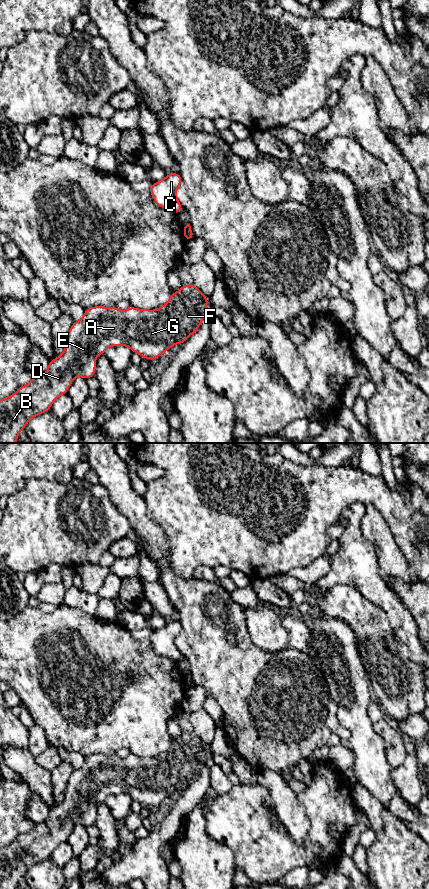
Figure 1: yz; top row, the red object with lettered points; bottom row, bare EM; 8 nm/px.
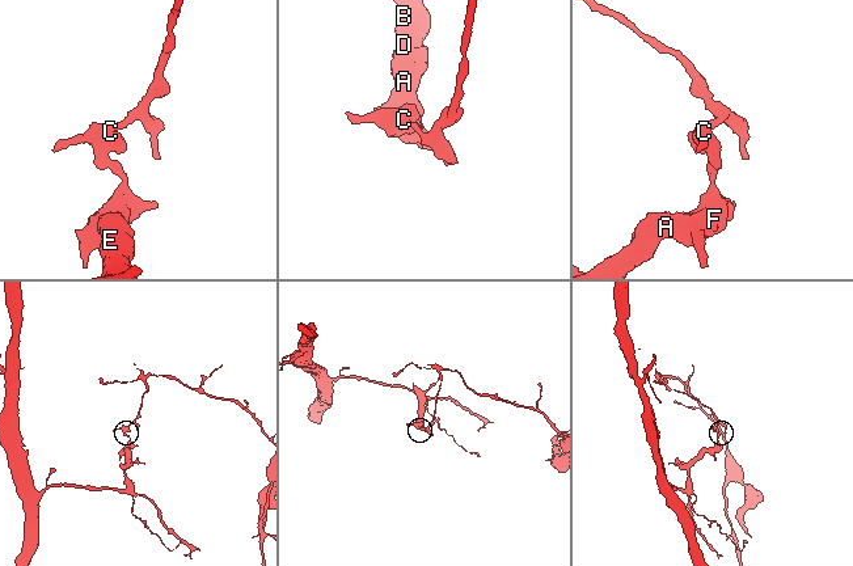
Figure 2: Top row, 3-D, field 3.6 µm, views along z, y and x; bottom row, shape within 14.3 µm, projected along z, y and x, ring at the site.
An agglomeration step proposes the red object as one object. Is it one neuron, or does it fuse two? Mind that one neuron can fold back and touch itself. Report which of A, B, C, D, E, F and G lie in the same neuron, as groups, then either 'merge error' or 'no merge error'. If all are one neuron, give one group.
groups A B D E F G / C; merge error

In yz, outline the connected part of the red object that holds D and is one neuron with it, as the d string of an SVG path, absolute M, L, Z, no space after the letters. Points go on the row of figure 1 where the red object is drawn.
M193 283L181 285L176 293L171 292L169 301L155 310L137 309L130 306L125 311L114 307L93 306L85 309L80 321L73 321L66 339L65 350L54 360L48 362L47 370L42 375L34 375L33 380L7 398L0 399L0 443L15 443L22 429L35 416L50 411L53 402L67 391L78 376L88 380L95 376L96 358L105 354L111 346L128 346L133 353L138 353L147 360L156 359L175 344L183 344L201 325L207 311L208 297Z

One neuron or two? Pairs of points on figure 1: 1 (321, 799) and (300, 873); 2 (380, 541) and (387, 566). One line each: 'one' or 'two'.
1: two
2: one

